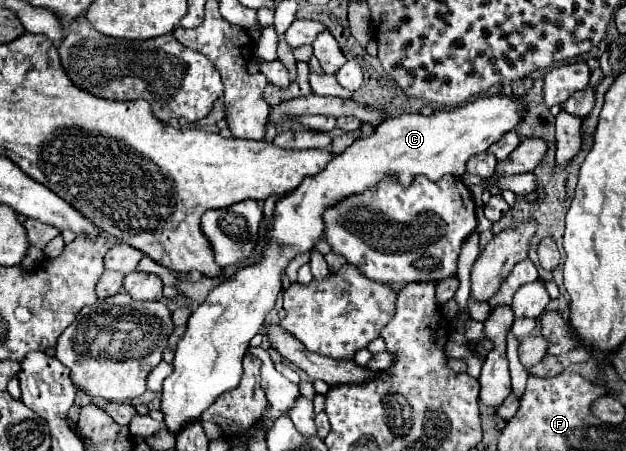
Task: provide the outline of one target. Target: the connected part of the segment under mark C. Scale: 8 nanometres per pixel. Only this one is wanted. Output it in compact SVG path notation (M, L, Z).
M491 95L455 109L439 109L429 117L417 113L385 119L373 135L357 139L319 175L305 179L299 189L277 199L265 255L255 265L241 269L235 279L215 287L205 303L201 303L189 317L187 331L179 339L175 351L173 373L163 381L161 391L161 413L165 415L167 431L177 435L183 427L199 421L201 413L209 409L221 393L239 385L243 355L249 349L251 337L261 331L267 313L281 293L281 275L293 257L311 251L323 237L321 215L327 205L341 201L351 193L363 193L365 189L375 187L385 175L399 177L403 185L409 185L415 175L425 175L431 181L439 181L445 173L461 177L469 157L487 151L489 145L523 121L523 107L525 105L519 99Z

